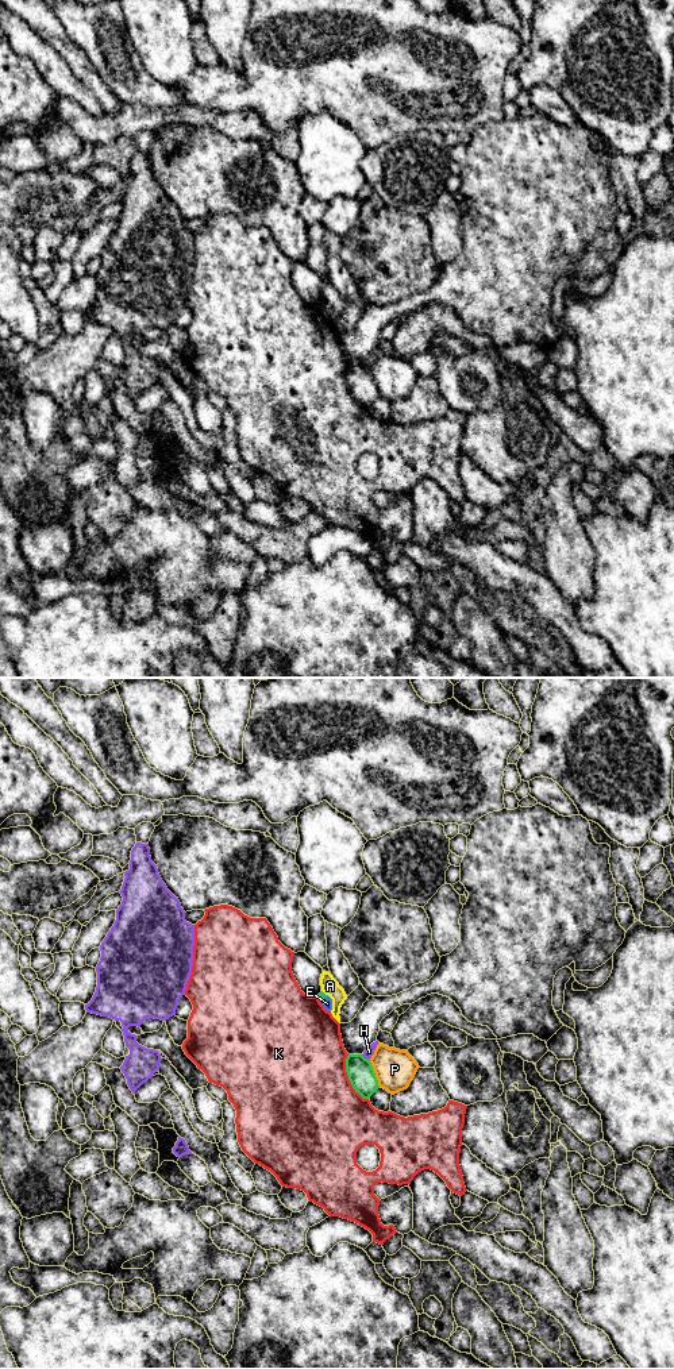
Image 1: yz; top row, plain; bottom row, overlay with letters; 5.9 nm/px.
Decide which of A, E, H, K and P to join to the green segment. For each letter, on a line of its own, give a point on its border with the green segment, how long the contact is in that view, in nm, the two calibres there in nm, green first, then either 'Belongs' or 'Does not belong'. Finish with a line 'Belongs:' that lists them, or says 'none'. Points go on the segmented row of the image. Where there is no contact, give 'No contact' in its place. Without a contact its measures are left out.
A: Touches green at yz (324, 994). Shared border 60 nm. Thickness 40 nm (green) against 100 nm. Does not belong
E: Touches green at yz (323, 998). Shared border 60 nm. Thickness 40 nm (green) against 60 nm. Does not belong
H: Touches green at yz (364, 1057). Shared border 70 nm. Thickness 160 nm (green) against 60 nm. Does not belong
K: Touches green at yz (349, 1079). Shared border 300 nm. Thickness 160 nm (green) against 500 nm. Does not belong
P: Touches green at yz (374, 1074). Shared border 180 nm. Thickness 160 nm (green) against 240 nm. Does not belong
Belongs: none

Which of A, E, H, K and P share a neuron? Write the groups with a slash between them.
A / E / H / K / P

